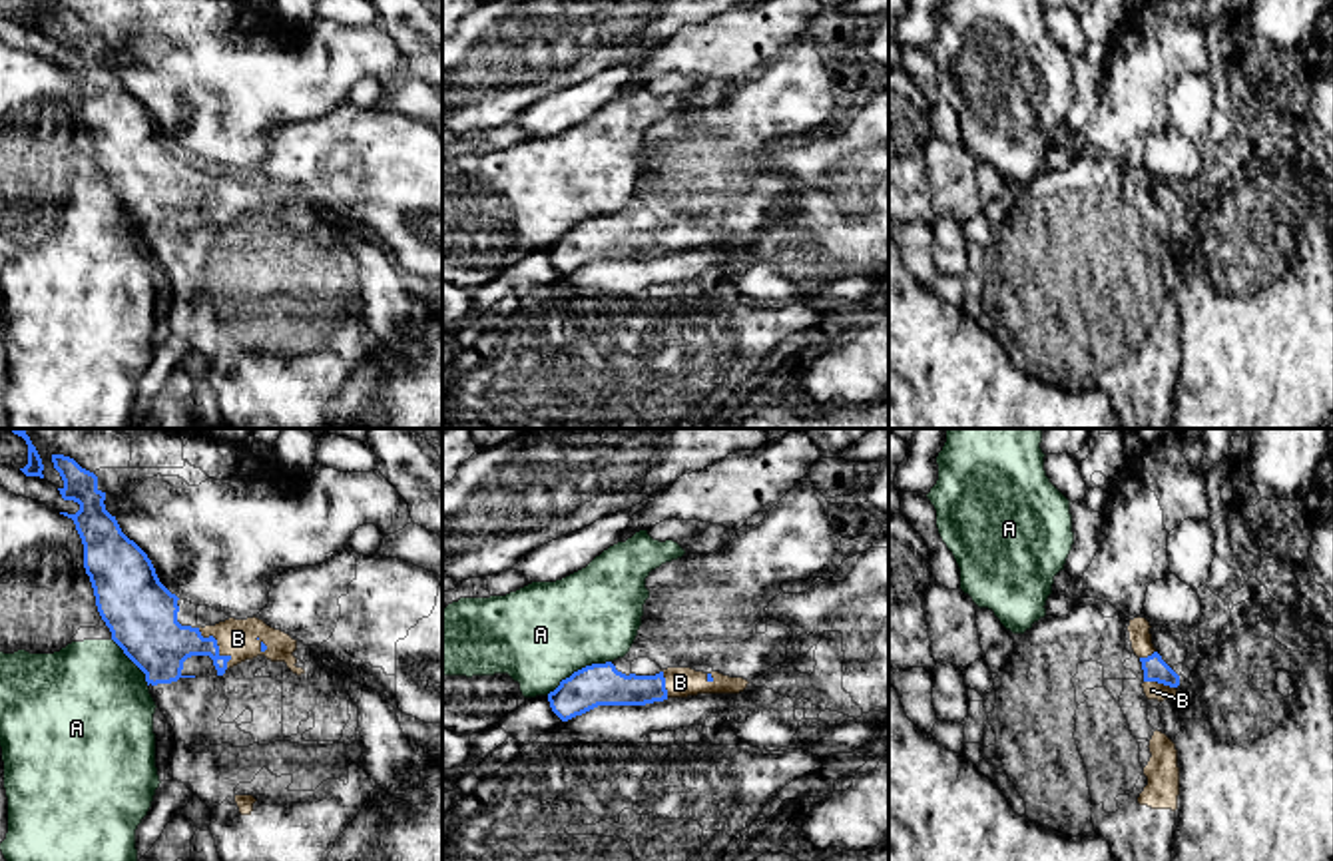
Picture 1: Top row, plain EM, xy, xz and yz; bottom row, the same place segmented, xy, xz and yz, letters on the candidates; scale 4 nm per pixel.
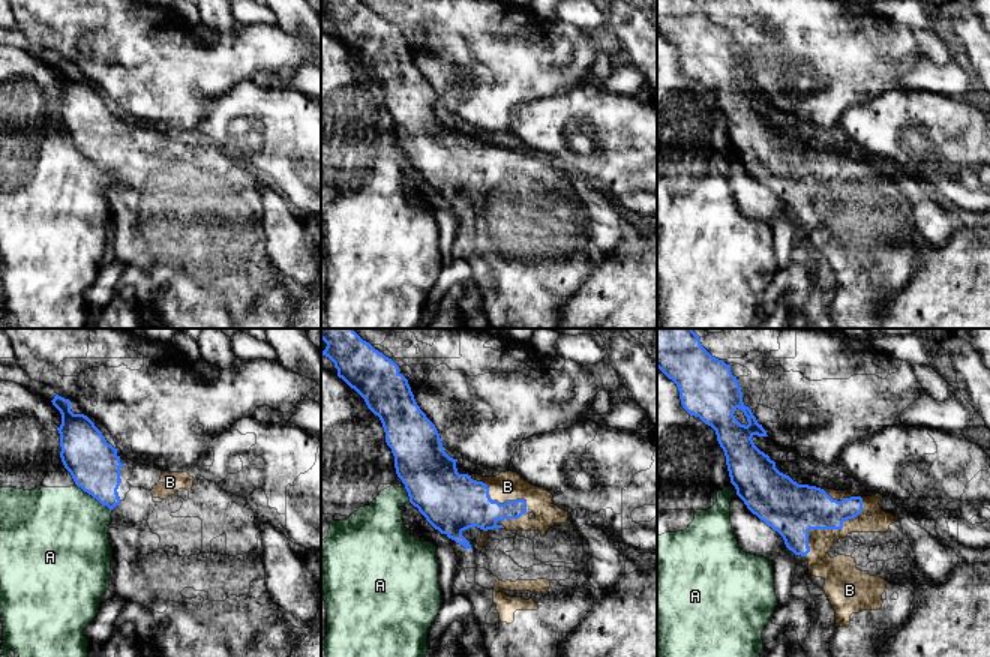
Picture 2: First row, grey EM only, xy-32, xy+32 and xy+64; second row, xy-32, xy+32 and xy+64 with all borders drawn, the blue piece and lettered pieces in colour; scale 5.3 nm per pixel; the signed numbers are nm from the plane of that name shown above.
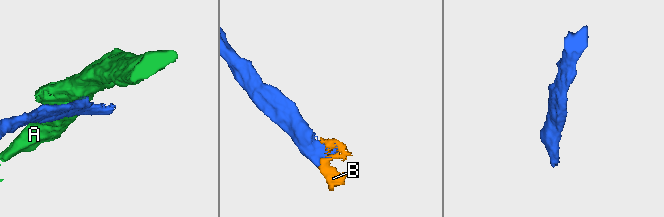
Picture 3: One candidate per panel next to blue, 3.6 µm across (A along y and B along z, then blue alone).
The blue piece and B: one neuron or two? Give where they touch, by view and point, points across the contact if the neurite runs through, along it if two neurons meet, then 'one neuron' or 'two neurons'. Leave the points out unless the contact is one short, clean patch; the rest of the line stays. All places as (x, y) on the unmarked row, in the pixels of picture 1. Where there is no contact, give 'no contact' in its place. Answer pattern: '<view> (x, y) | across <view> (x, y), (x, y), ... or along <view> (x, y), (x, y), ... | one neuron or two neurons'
xy (218, 200) | one neuron

